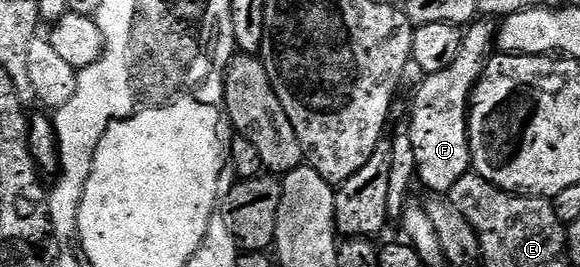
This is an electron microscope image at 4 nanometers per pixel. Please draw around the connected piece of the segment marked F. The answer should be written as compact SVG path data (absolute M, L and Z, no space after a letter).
M475 20L463 32L460 51L444 71L428 73L421 78L422 82L414 93L414 102L410 105L408 136L415 155L416 177L419 182L422 180L424 188L434 193L449 194L450 188L472 169L470 132L466 130L470 95L486 69L486 62L491 60L492 38L499 27L497 20L482 20Z

